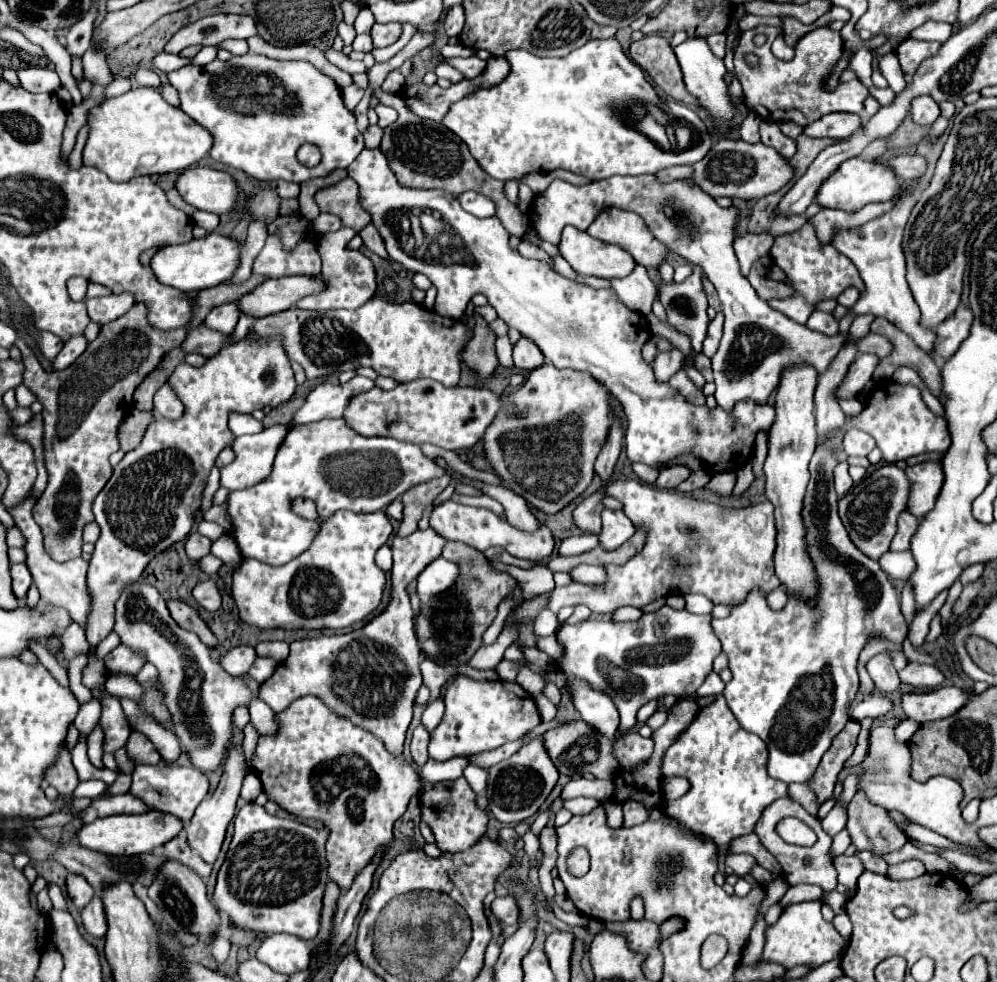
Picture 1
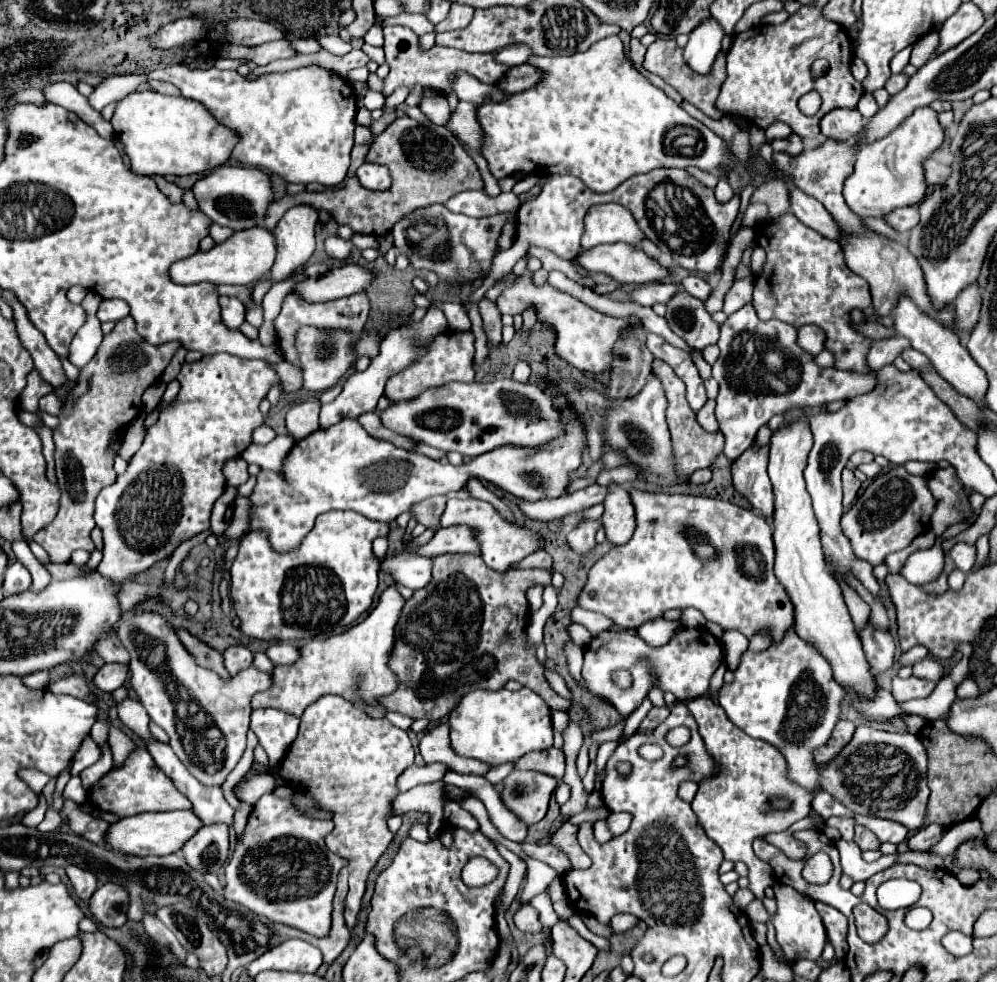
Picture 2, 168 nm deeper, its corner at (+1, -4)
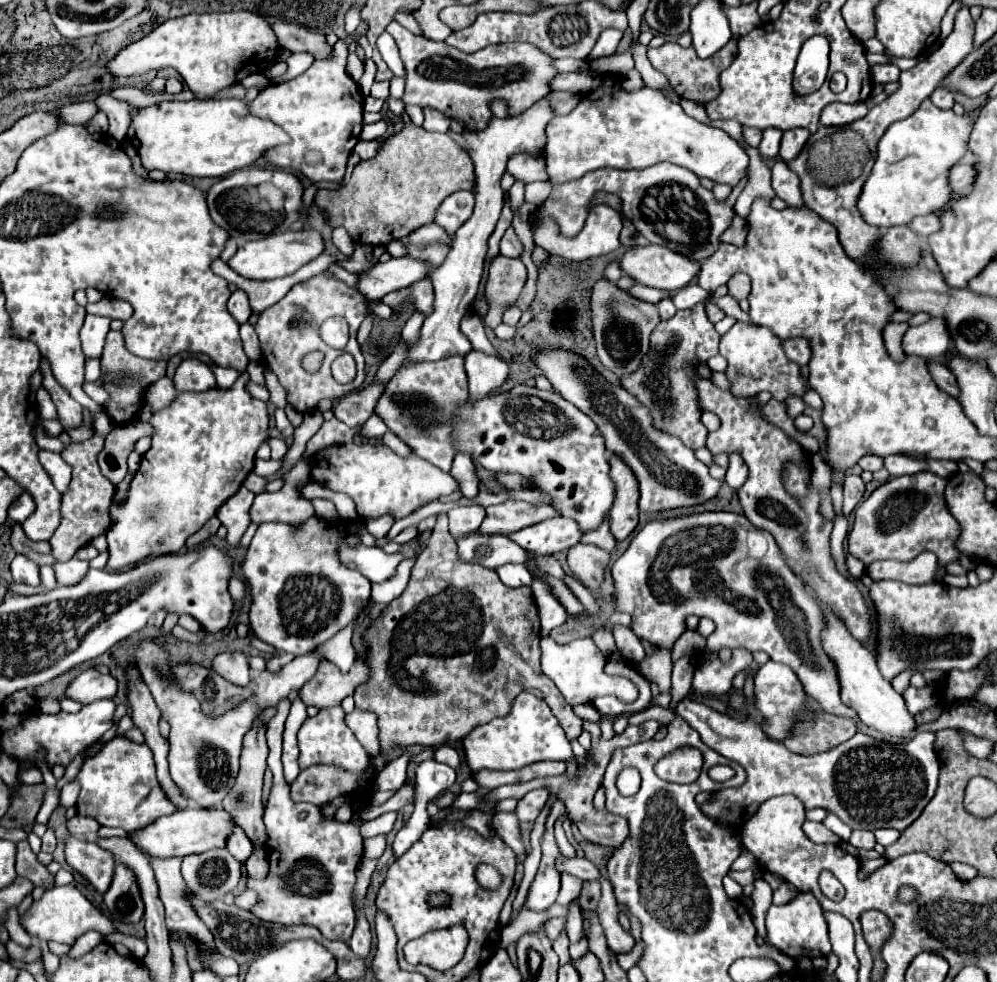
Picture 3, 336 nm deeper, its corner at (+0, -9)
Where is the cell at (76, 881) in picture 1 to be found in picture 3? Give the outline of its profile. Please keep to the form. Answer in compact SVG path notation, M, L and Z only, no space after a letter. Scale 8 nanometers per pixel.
M69 836L65 840L65 858L67 864L79 874L83 874L97 892L107 892L115 868L115 858L109 850L103 850L95 840Z

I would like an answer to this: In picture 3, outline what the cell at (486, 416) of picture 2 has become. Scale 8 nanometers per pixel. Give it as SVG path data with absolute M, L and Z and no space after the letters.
M519 384L499 396L487 396L477 402L459 406L453 430L457 452L469 452L477 464L489 472L515 472L523 478L533 480L533 488L545 492L561 516L567 516L579 524L579 530L591 532L603 524L615 500L615 484L609 476L609 462L605 456L605 442L595 422L575 408L571 402L561 398L555 390L539 390L527 384Z

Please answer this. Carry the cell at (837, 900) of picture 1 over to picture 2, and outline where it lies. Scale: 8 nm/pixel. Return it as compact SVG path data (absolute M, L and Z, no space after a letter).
M816 901L816 911L820 913L824 925L826 925L826 931L828 931L828 937L836 949L836 959L842 961L844 955L846 955L846 931L848 931L848 919L834 907L826 905L826 903L820 903Z

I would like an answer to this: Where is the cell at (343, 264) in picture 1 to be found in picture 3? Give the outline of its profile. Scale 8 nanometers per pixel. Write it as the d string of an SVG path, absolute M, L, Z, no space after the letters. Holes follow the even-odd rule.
M325 274L325 276L309 278L307 282L295 284L277 304L267 308L259 316L259 320L255 324L255 332L257 332L259 344L261 344L261 360L267 368L271 368L271 372L277 374L281 386L287 390L287 402L297 412L303 414L303 412L315 410L319 400L345 396L363 386L365 360L363 360L363 352L357 344L357 330L359 330L359 324L367 318L367 314L369 314L367 300L355 288L349 288L345 282ZM331 316L343 316L349 324L349 344L343 350L335 350L335 348L327 346L319 336L319 326ZM313 350L325 352L325 360L323 360L323 366L319 372L309 374L301 368L301 358L303 358L303 354L313 352ZM343 352L353 354L353 358L357 362L357 378L349 384L339 384L331 376L331 362L337 356L341 356Z

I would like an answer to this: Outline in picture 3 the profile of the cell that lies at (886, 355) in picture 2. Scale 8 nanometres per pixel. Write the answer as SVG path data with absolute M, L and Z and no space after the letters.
M931 318L925 324L913 326L903 336L905 354L915 354L927 360L941 358L951 350L951 334L947 334L947 324L943 318Z

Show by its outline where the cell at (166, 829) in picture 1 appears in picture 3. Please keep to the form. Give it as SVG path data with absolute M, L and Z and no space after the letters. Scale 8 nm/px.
M185 808L179 812L173 812L169 816L159 818L147 830L139 830L135 834L129 834L139 850L145 850L151 856L157 858L171 858L171 856L189 856L189 854L201 854L213 848L225 848L227 834L231 834L235 822L223 808Z

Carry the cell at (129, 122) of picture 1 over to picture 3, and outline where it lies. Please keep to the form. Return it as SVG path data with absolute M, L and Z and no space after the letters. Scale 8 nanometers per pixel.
M249 88L245 98L159 102L141 108L129 126L127 138L147 170L163 170L187 176L227 176L259 160L271 146L289 142L289 134L271 120L251 116L249 104L259 92Z

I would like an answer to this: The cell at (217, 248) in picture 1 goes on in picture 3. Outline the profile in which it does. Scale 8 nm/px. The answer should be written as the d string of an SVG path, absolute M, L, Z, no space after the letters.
M289 230L283 234L271 234L255 242L245 242L243 246L239 246L237 254L229 260L229 266L245 278L273 280L273 278L283 278L297 272L301 266L309 264L319 254L323 254L323 250L325 250L325 244L317 230L297 230L297 232Z

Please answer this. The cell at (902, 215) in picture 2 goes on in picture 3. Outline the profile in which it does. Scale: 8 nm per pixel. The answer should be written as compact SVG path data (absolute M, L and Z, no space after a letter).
M939 214L919 216L919 218L915 218L915 220L909 224L909 228L911 228L913 232L921 234L921 236L929 236L929 234L937 232L939 226L941 226L941 222L939 222Z

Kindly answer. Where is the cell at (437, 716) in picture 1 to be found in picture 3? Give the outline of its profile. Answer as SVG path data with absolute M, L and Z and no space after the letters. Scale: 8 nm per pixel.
M449 744L435 748L435 760L443 762L443 764L449 764L451 768L459 768L459 764L461 764L457 750L453 750L453 746L449 746Z

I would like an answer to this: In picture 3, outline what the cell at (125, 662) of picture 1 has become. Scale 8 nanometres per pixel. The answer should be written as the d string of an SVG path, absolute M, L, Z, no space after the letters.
M87 668L69 682L65 698L77 700L85 706L95 700L113 698L115 692L117 692L117 680L111 674L101 674L95 668Z

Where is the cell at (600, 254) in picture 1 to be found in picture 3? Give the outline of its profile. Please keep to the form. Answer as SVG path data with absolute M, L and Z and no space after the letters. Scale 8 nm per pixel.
M635 246L621 258L621 268L635 282L675 292L687 286L701 270L701 264L667 250L667 246Z

